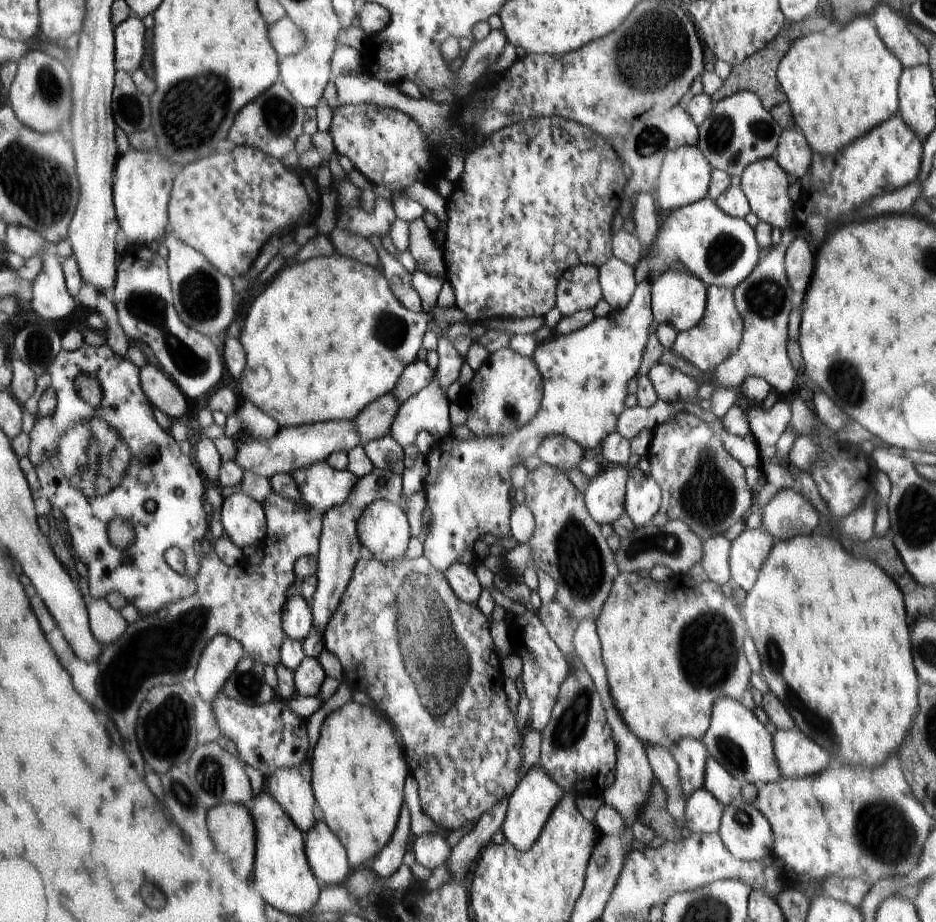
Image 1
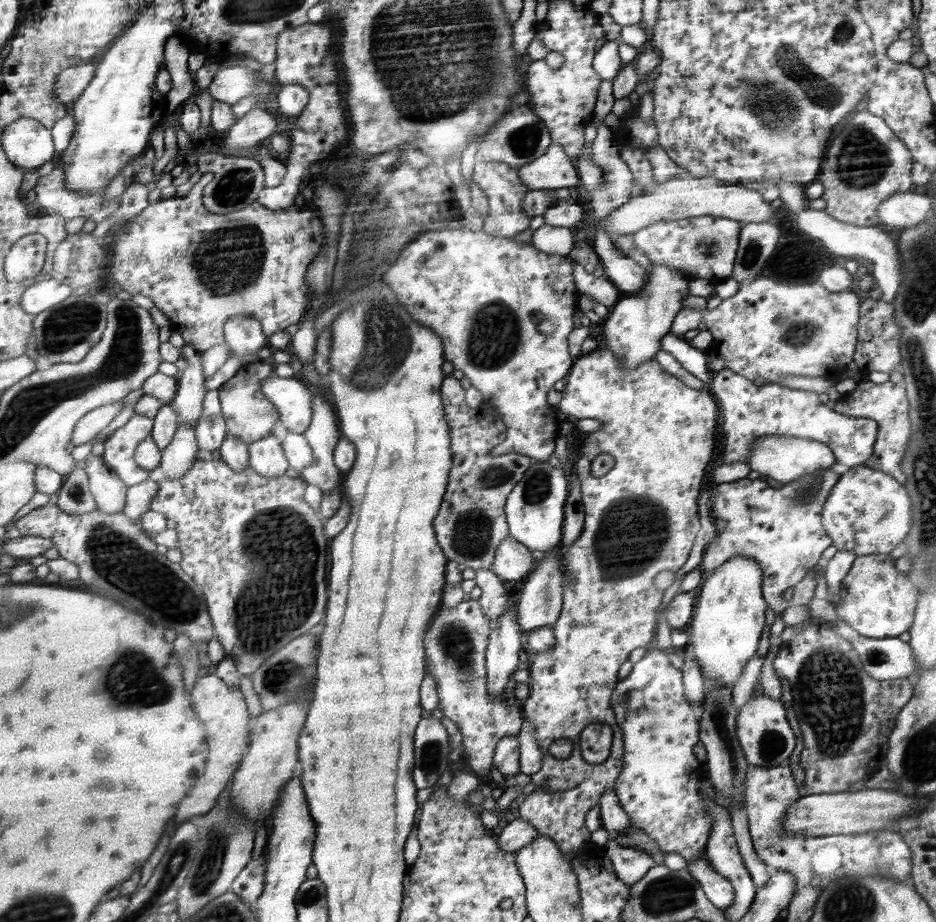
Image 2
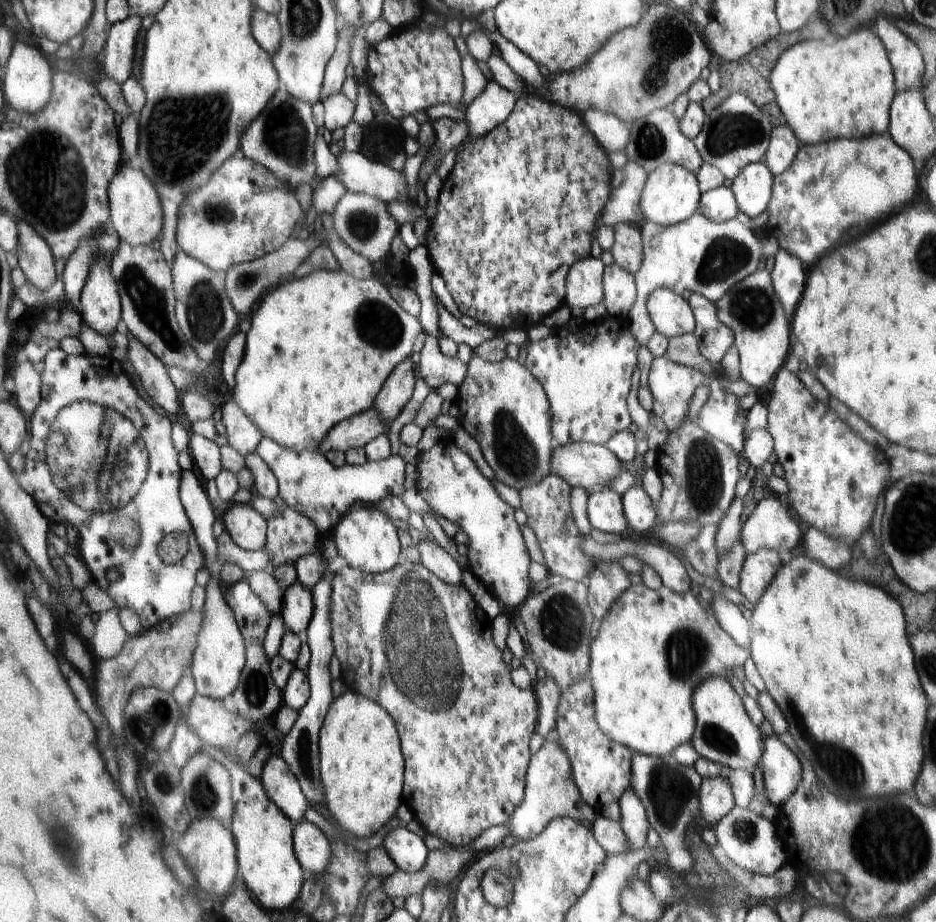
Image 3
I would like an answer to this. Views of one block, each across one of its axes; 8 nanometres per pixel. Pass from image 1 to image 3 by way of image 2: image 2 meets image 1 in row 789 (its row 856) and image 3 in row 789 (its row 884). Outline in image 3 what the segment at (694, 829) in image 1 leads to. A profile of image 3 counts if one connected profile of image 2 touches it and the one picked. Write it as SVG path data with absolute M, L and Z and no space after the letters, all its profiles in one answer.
M724 776L702 779L700 794L700 810L704 821L713 824L734 808L732 783Z

